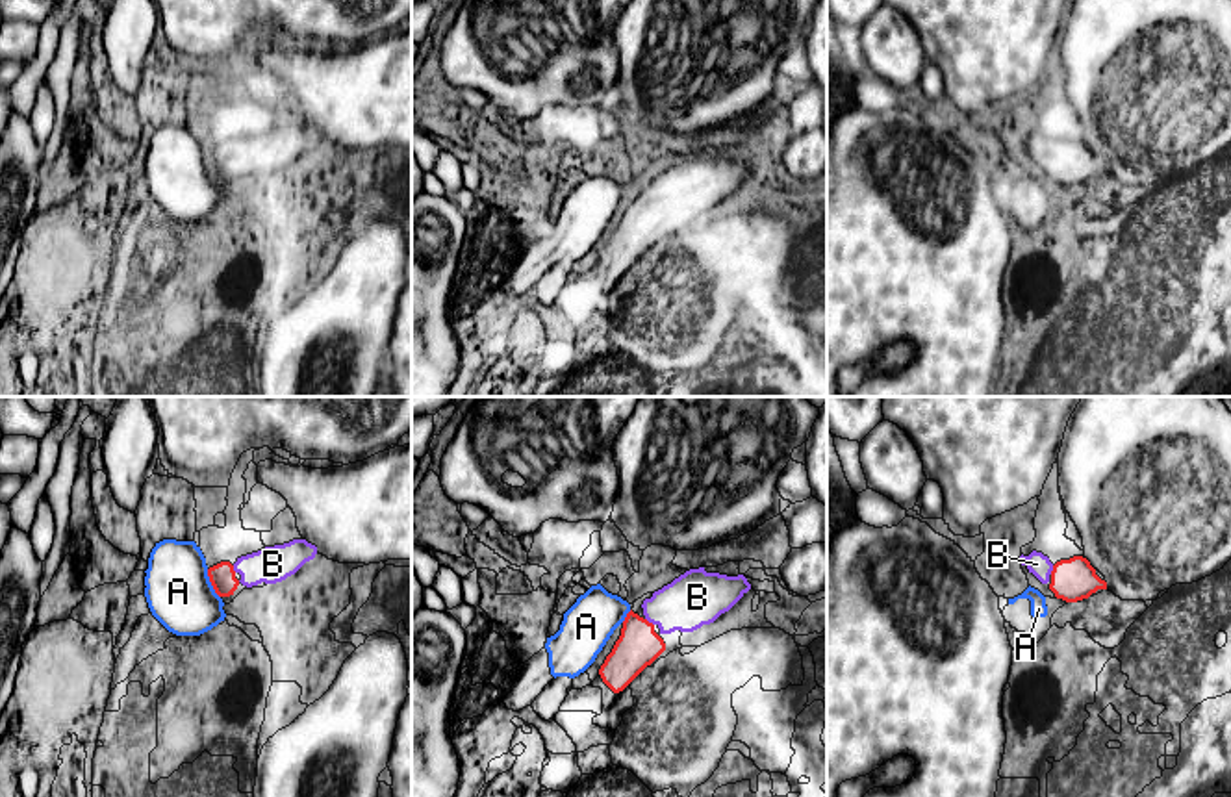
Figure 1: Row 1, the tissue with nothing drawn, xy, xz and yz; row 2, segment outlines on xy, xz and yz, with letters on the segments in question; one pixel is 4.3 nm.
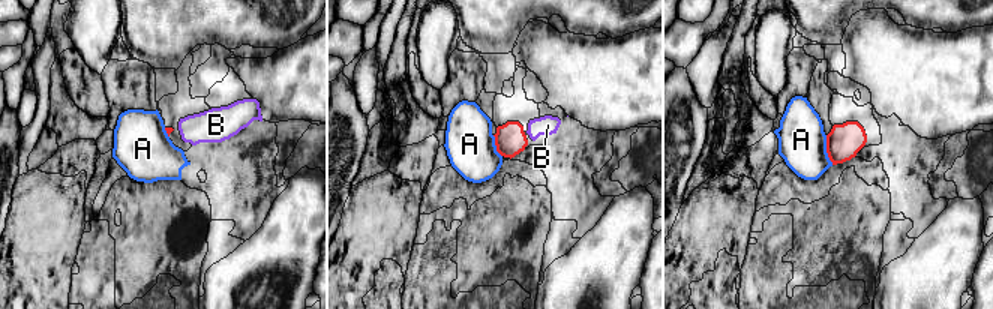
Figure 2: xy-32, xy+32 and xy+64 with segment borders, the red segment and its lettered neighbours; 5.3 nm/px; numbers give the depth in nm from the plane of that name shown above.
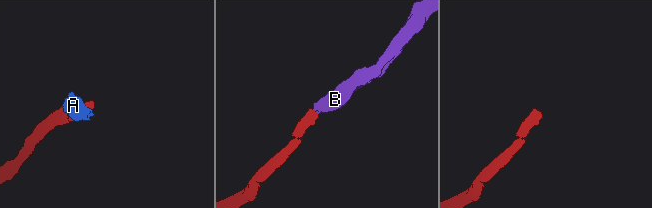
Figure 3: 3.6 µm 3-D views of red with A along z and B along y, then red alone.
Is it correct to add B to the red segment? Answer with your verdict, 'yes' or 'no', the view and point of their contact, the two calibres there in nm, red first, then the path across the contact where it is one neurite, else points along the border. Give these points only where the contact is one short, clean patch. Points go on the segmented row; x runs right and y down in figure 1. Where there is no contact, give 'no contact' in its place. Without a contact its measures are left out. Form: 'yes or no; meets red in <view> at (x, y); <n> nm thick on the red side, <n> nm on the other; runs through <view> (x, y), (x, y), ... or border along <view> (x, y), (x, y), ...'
yes; meets red in xz at (647, 621); 190 nm thick on the red side, 240 nm on the other; runs through xz (638, 645), (638, 634), (647, 621), (697, 597)

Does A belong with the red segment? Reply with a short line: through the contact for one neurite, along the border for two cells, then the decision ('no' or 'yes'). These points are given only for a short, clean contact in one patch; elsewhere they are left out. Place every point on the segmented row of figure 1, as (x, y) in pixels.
line xy (206, 569), (208, 581), (219, 597); no

